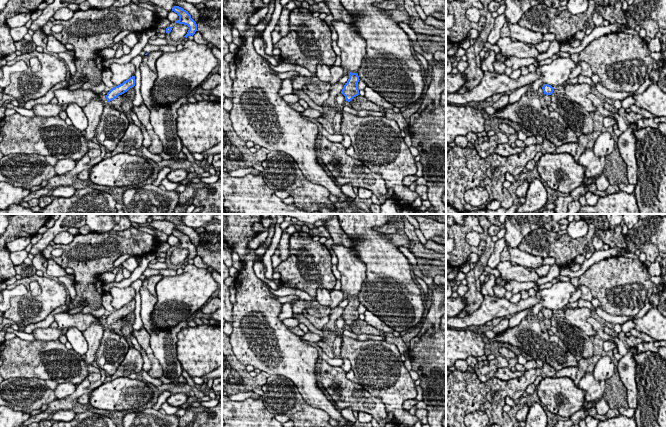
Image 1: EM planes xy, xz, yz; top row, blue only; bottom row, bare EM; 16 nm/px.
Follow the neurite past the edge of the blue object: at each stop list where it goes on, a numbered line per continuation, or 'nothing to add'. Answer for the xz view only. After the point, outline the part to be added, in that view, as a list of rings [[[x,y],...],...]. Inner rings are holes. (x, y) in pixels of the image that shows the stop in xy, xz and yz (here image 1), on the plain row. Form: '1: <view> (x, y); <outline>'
nothing to add

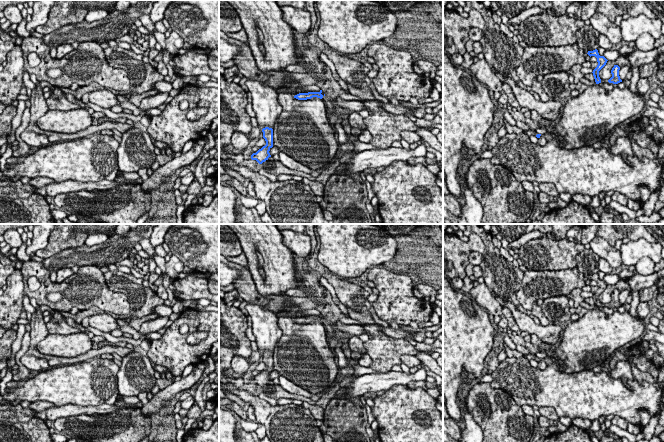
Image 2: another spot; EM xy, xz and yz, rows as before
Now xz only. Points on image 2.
1: xz (331, 312); [[[325,290],[325,293],[326,306],[321,311],[321,314],[322,317],[325,318],[328,322],[335,323],[336,321],[340,321],[344,324],[358,324],[362,326],[366,325],[358,320],[354,320],[349,316],[344,315],[339,307],[333,302],[332,296],[329,291]]]

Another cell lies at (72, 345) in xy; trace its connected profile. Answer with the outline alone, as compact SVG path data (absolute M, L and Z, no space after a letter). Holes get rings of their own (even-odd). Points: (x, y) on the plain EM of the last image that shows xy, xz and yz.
M83 332L69 335L48 334L37 345L41 354L58 357L77 357L92 349L91 338Z

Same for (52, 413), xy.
M102 404L98 406L77 406L77 405L63 405L54 406L45 410L46 418L55 421L60 417L77 416L81 414L95 415L95 414L110 414L118 410L120 407L115 405Z

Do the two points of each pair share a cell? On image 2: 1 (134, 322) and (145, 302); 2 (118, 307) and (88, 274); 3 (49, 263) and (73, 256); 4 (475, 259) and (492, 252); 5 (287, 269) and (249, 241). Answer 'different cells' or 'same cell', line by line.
1: different cells
2: same cell
3: same cell
4: different cells
5: same cell

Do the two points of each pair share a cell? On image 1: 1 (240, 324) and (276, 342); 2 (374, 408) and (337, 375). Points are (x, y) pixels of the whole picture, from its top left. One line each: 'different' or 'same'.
1: same
2: same

